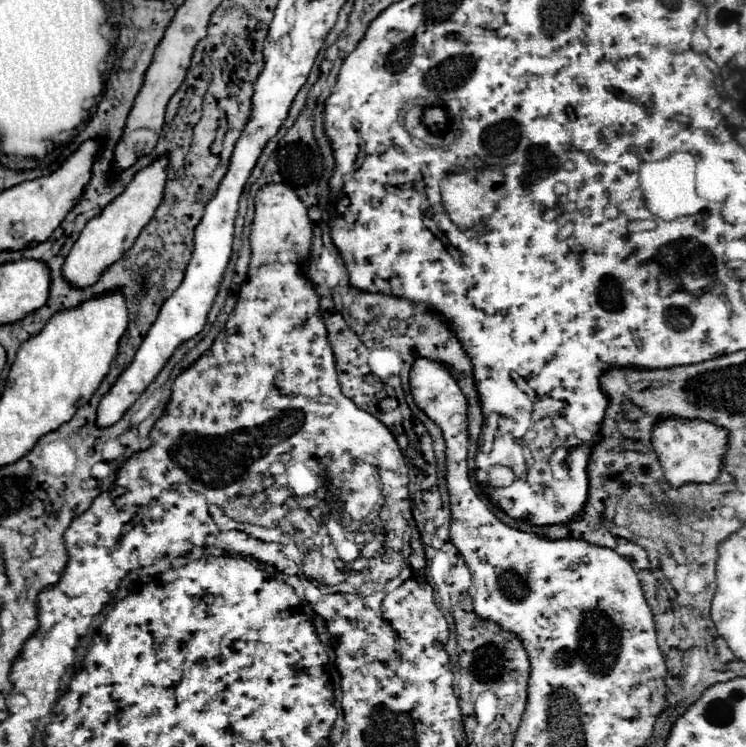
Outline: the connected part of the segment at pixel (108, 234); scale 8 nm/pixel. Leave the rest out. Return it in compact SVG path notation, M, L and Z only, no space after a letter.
M160 157L150 167L138 171L132 183L124 189L124 193L116 197L98 217L88 221L88 225L80 233L78 241L74 243L70 255L62 265L62 277L66 277L66 281L70 281L74 289L86 289L94 285L98 277L102 277L102 273L110 265L114 265L114 261L118 261L118 257L122 257L122 253L126 253L130 245L134 245L138 233L152 219L156 207L162 201L164 183L166 183L166 165L168 159Z

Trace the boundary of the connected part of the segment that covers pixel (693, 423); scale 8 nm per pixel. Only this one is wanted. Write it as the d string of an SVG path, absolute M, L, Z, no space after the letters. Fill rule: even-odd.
M660 417L652 429L652 447L664 469L666 481L678 489L688 483L710 483L718 479L728 449L728 437L730 433L714 421Z

